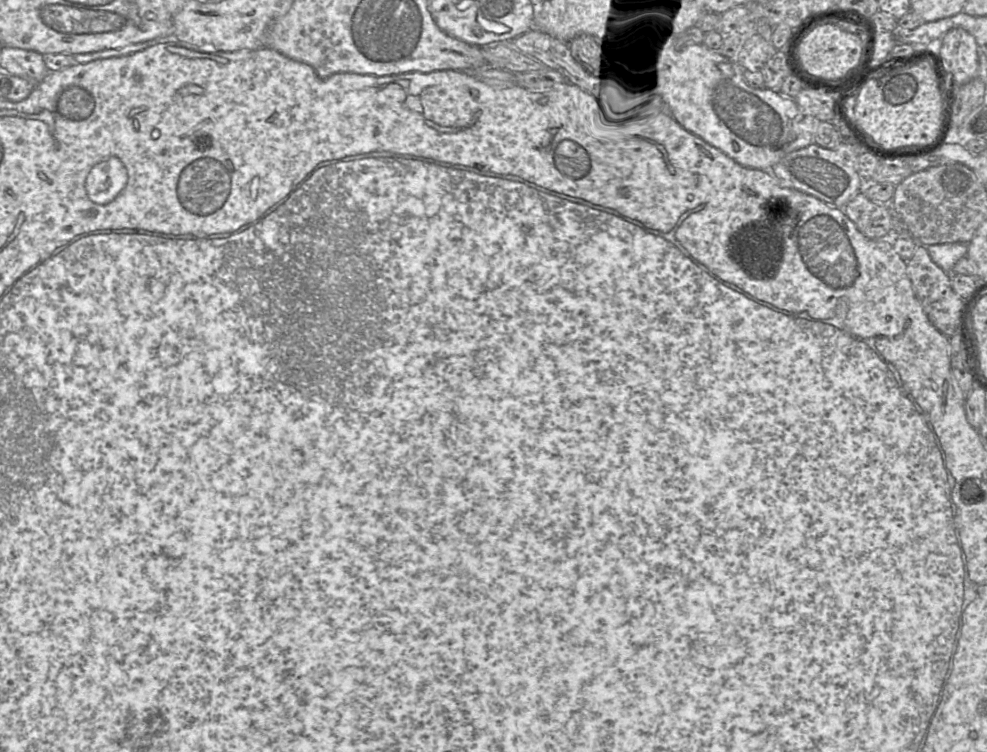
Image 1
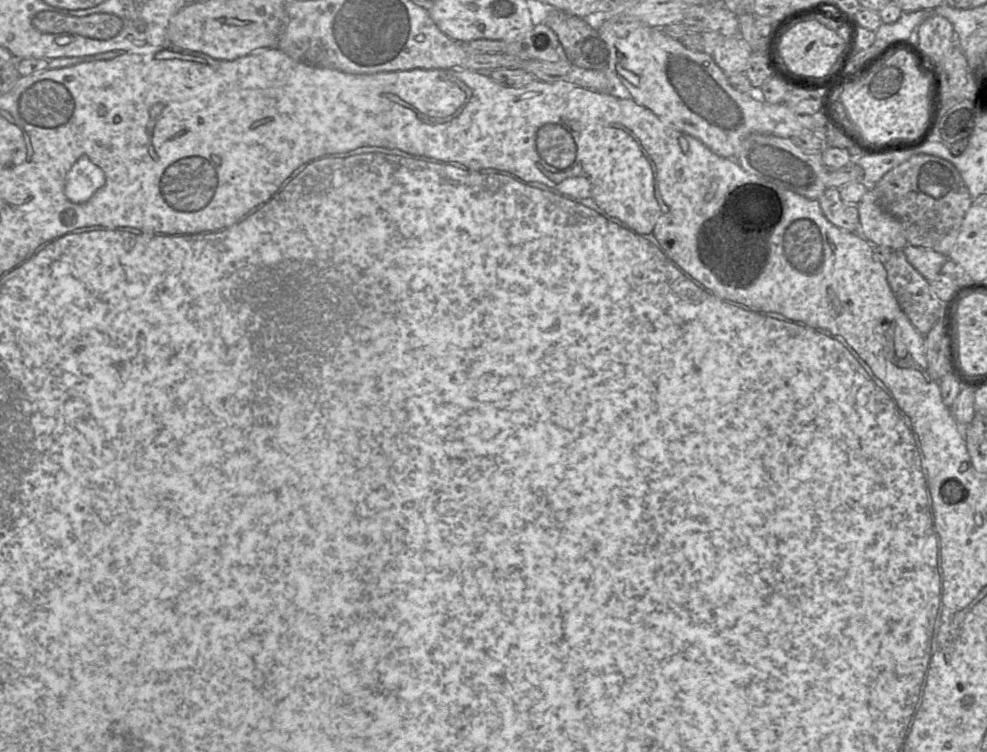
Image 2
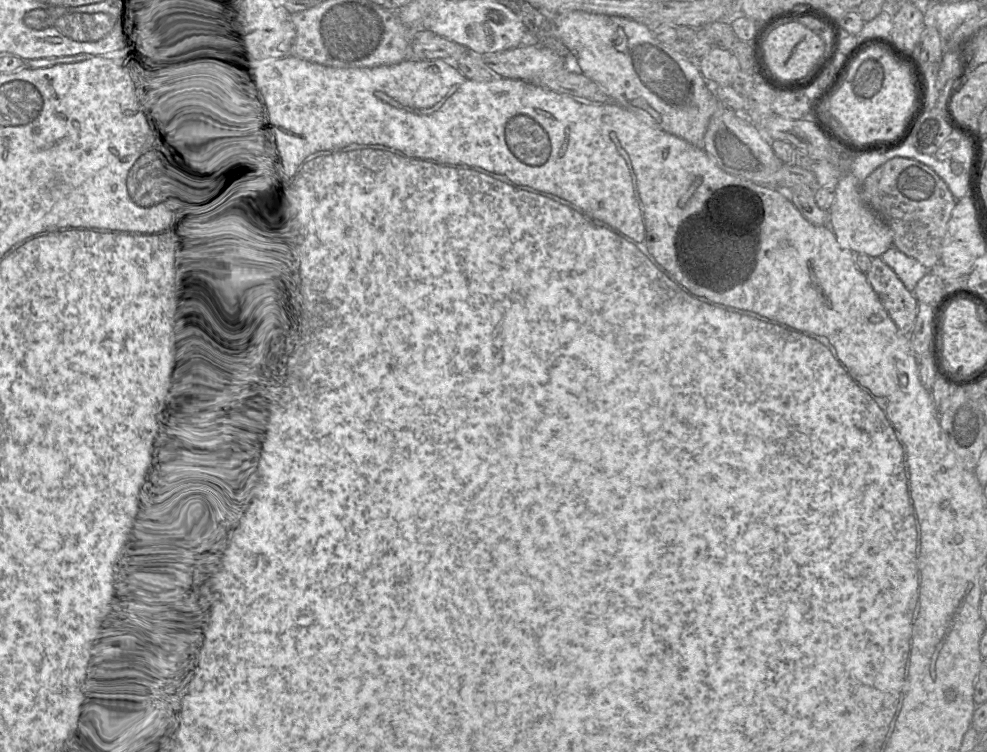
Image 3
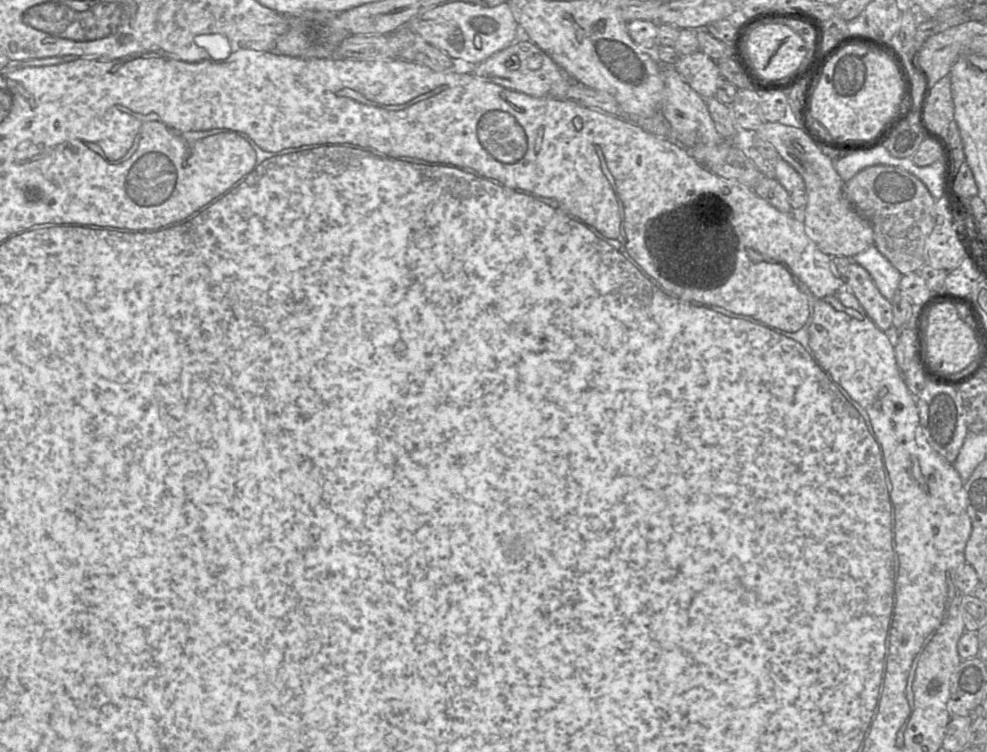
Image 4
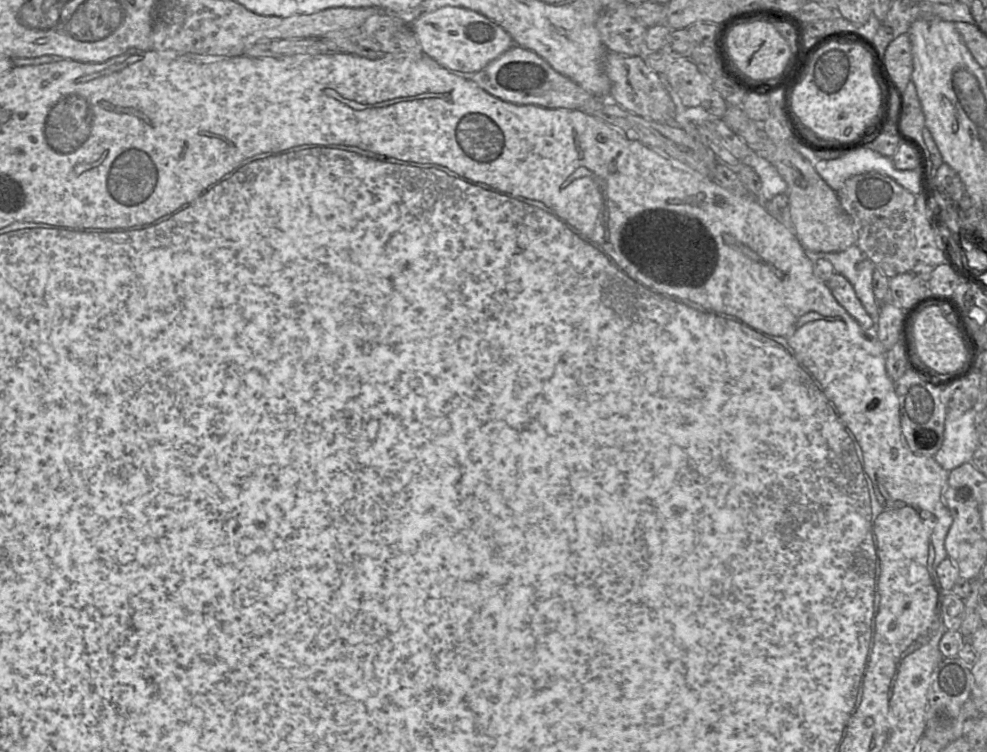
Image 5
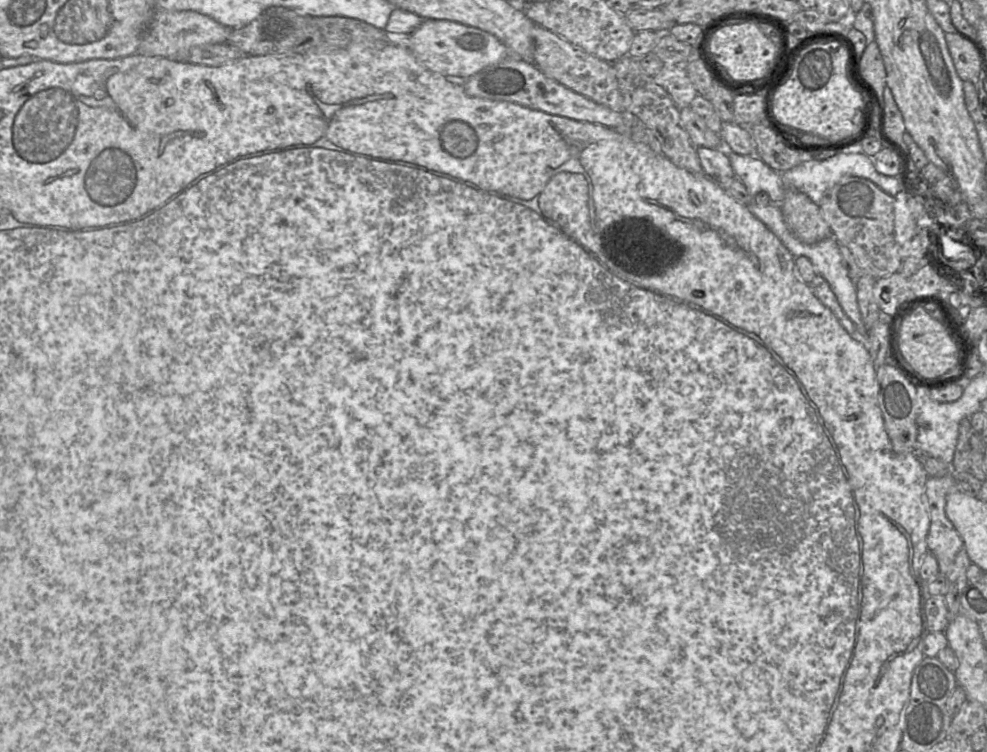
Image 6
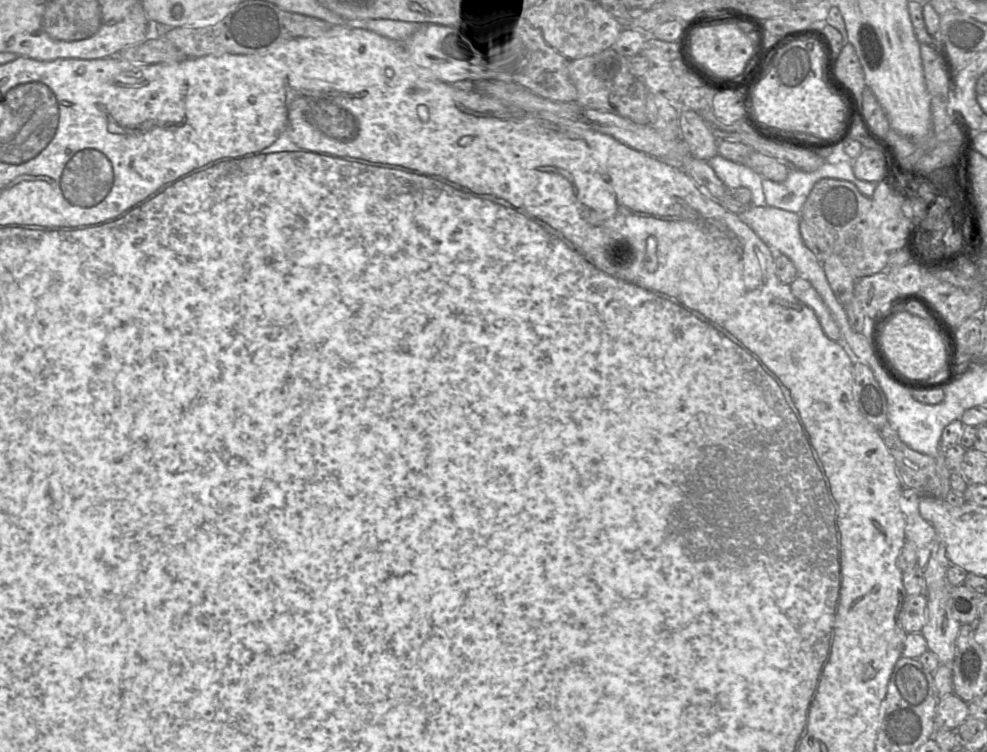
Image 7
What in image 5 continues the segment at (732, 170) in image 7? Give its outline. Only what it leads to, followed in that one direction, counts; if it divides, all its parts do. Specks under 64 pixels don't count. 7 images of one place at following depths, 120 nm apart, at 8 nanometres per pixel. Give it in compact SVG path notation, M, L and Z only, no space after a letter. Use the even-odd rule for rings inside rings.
M751 153L741 160L744 164L750 166L759 176L761 189L759 200L768 202L774 196L786 193L787 184L778 173L777 169L764 157L757 153Z

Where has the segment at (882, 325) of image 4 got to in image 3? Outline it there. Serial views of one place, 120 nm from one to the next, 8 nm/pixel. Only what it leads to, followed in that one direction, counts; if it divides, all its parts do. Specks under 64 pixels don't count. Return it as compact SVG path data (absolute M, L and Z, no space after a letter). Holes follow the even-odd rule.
M872 258L871 266L866 272L866 276L899 331L904 335L909 335L914 327L918 312L918 301L912 291L905 287L896 273L881 258Z

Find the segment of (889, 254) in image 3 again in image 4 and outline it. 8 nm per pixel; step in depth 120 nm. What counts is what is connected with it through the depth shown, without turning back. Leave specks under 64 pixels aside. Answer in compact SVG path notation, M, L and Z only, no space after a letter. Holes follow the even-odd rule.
M872 245L852 258L871 275L880 293L889 301L899 291L902 274Z

